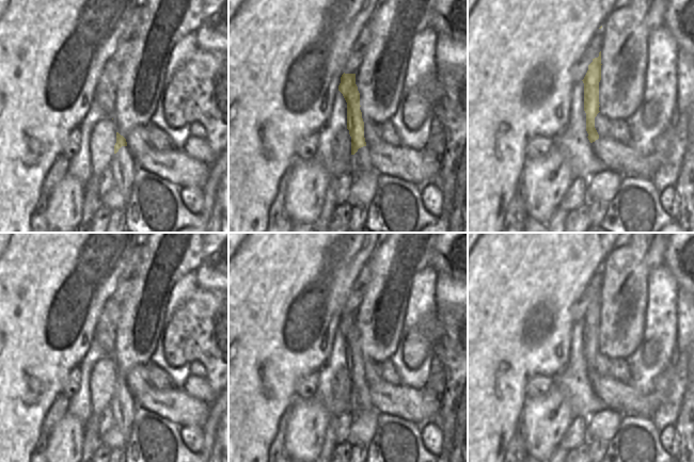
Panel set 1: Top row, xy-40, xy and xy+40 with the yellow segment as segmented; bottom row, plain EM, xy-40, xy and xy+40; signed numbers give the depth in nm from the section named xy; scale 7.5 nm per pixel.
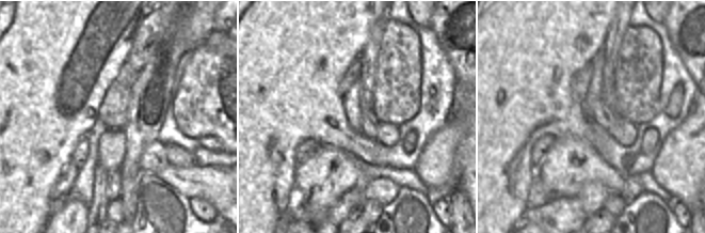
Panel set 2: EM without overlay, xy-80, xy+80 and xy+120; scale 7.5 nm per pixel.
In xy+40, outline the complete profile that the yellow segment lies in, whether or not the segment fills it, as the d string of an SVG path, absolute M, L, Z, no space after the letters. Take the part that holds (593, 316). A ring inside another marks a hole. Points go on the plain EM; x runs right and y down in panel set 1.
M601 290L599 296L593 298L588 304L588 309L582 319L584 322L584 350L586 352L586 370L590 382L599 378L599 373L595 367L595 356L601 350L599 345L601 340L601 304L603 298Z

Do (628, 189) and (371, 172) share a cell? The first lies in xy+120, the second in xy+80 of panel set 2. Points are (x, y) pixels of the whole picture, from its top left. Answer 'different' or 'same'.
different

